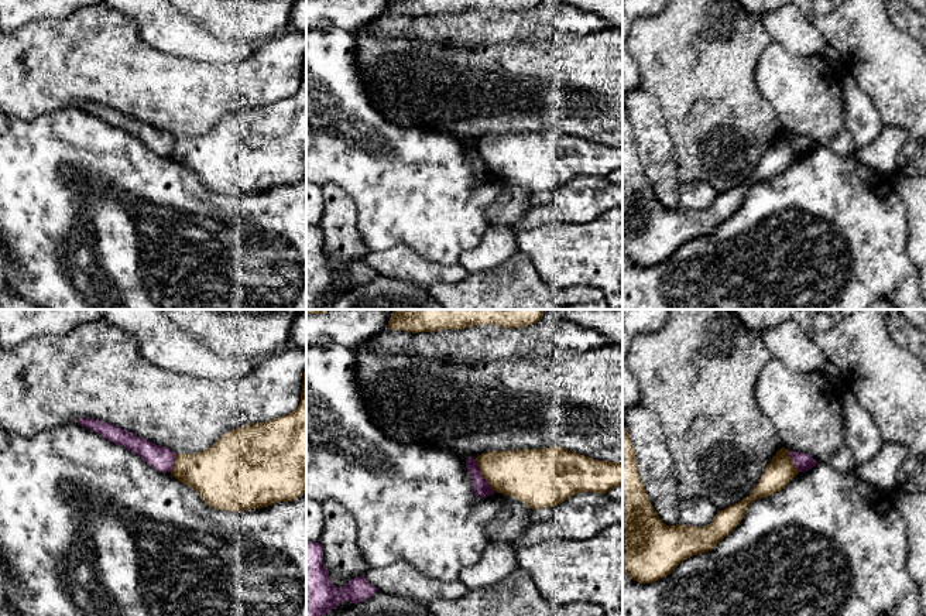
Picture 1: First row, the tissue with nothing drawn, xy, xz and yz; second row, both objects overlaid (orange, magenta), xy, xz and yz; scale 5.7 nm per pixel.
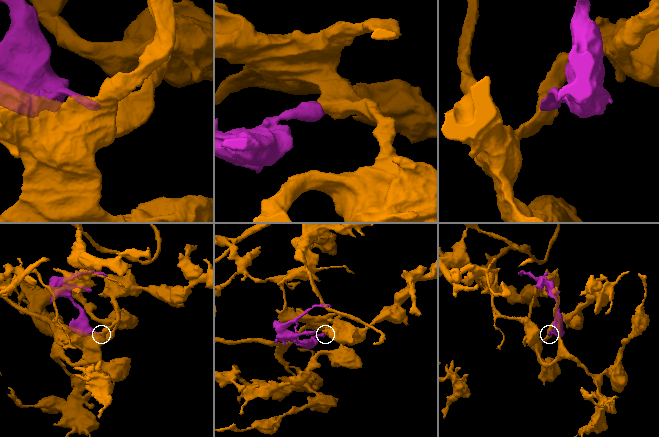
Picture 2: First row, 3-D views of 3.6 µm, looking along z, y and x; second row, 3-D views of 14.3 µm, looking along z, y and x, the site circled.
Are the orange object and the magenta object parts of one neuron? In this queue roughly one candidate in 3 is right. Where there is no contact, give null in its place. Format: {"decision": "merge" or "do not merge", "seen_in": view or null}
{"decision": "do not merge", "seen_in": "xz"}

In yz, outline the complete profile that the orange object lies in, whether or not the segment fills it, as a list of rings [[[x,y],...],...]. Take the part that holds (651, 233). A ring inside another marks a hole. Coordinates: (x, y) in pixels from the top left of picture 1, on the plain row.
[[[623,112],[623,254],[639,267],[665,261],[685,243],[711,235],[740,208],[752,185],[782,174],[798,157],[789,134],[781,131],[751,178],[717,194],[710,208],[666,209],[648,182],[635,133]]]

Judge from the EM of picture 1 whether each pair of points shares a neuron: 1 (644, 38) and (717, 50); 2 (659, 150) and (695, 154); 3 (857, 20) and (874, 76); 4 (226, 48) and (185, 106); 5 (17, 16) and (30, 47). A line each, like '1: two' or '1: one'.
1: one
2: two
3: one
4: two
5: two

